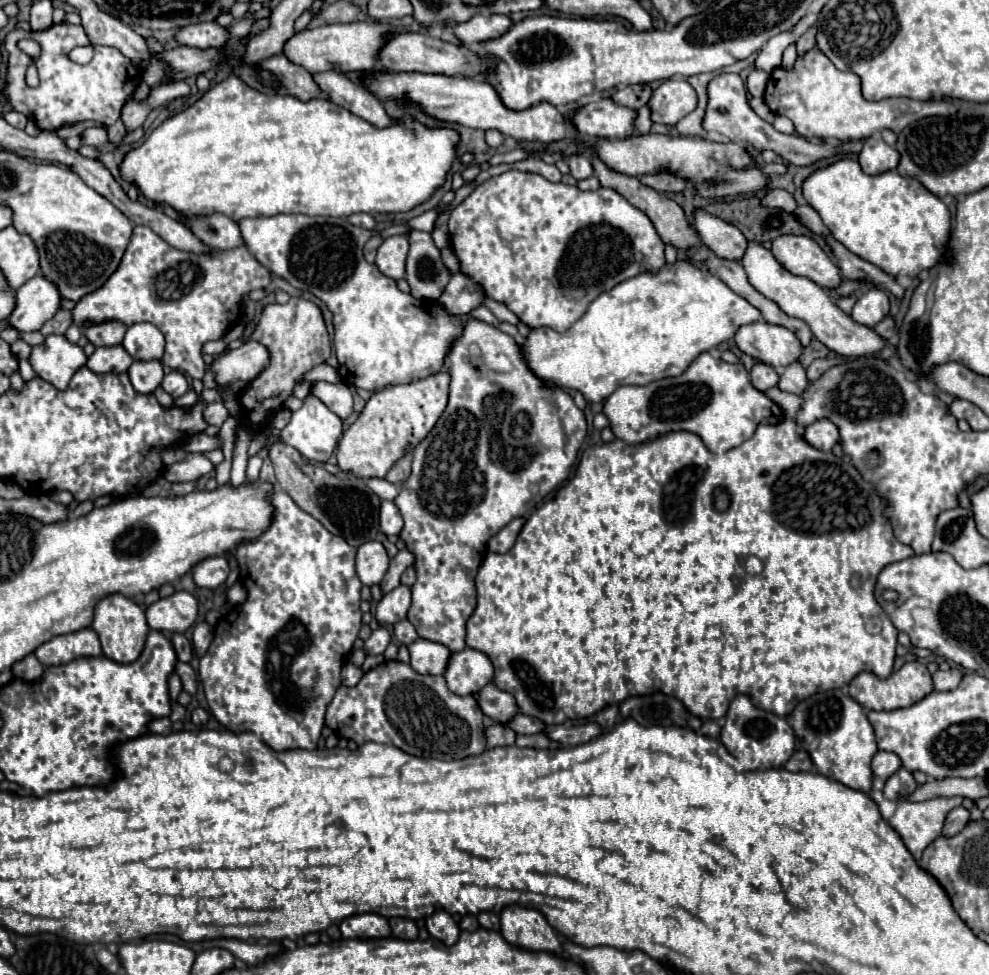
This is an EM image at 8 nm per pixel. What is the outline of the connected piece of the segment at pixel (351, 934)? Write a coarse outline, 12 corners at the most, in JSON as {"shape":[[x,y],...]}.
{"shape":[[356,914],[339,924],[342,939],[388,938],[380,914]]}

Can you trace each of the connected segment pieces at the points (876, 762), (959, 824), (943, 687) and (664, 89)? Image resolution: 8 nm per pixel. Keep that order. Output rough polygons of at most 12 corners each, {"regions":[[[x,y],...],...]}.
{"regions":[[[876,752],[872,758],[872,792],[900,768],[892,752]],[[954,808],[944,820],[942,836],[958,834],[970,820],[966,808]],[[958,668],[932,674],[934,690],[954,690],[962,680]],[[670,78],[648,102],[652,122],[674,126],[696,108],[688,80]]]}

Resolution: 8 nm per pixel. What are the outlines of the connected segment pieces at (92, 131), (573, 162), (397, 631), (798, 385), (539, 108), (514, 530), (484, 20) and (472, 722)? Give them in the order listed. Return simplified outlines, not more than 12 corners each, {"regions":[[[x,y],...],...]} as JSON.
{"regions":[[[87,128],[82,132],[82,144],[102,146],[108,142],[106,128]],[[586,154],[568,158],[570,174],[576,180],[592,176],[592,164]],[[408,620],[394,624],[400,644],[412,644],[418,634]],[[800,360],[782,370],[778,388],[802,394],[808,378]],[[374,74],[378,98],[408,96],[426,114],[516,140],[564,140],[560,110],[504,106],[478,78]],[[514,518],[496,536],[490,538],[488,550],[498,554],[514,546],[524,522]],[[478,12],[454,34],[474,46],[506,34],[510,16]],[[384,662],[340,686],[326,726],[456,760],[486,750],[474,696]]]}

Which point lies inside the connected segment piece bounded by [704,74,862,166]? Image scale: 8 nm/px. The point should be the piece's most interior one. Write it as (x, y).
(728, 115)

